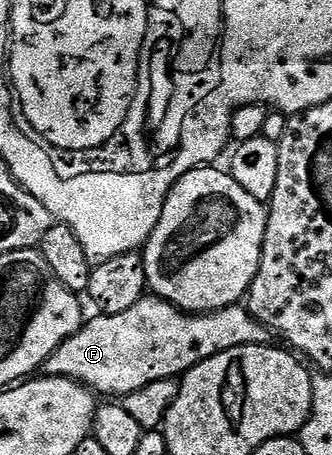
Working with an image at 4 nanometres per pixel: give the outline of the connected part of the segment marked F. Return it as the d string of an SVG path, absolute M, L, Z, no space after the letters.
M146 295L139 299L139 303L135 303L135 307L119 311L119 315L93 315L90 321L88 318L78 333L68 337L49 356L43 369L50 377L69 377L73 381L80 381L97 395L124 395L139 391L139 387L147 387L147 383L155 383L159 379L180 378L191 367L203 363L203 359L211 359L223 351L231 351L231 347L267 345L270 341L269 328L255 320L248 308L240 304L228 305L226 309L217 309L214 313L186 313L159 296Z

